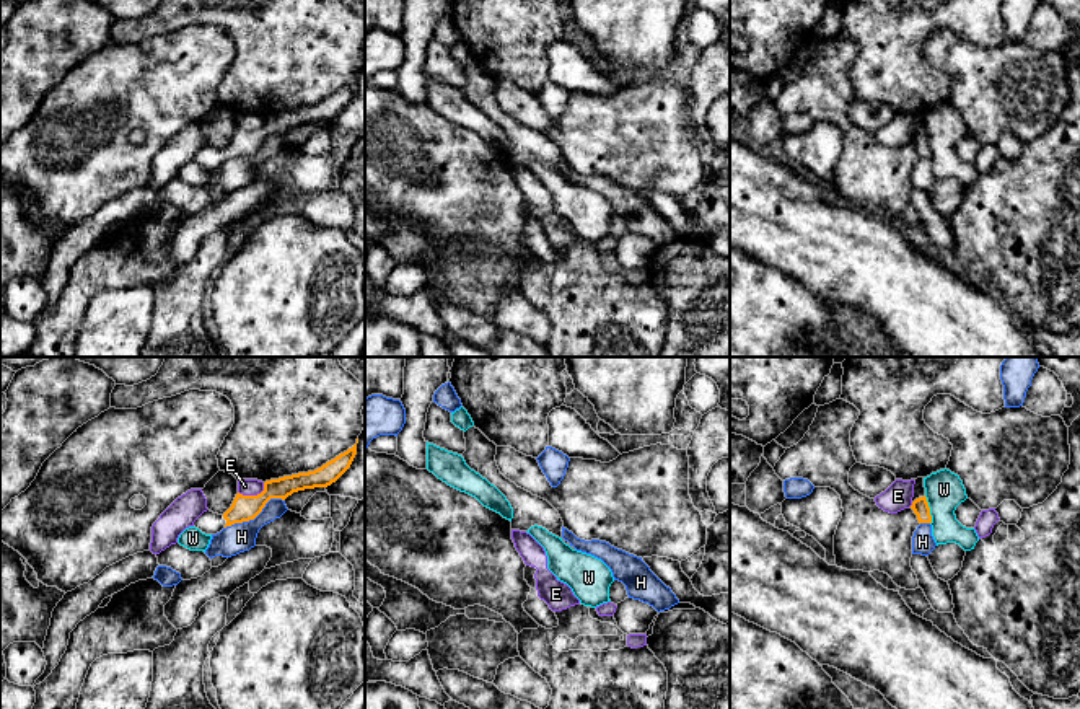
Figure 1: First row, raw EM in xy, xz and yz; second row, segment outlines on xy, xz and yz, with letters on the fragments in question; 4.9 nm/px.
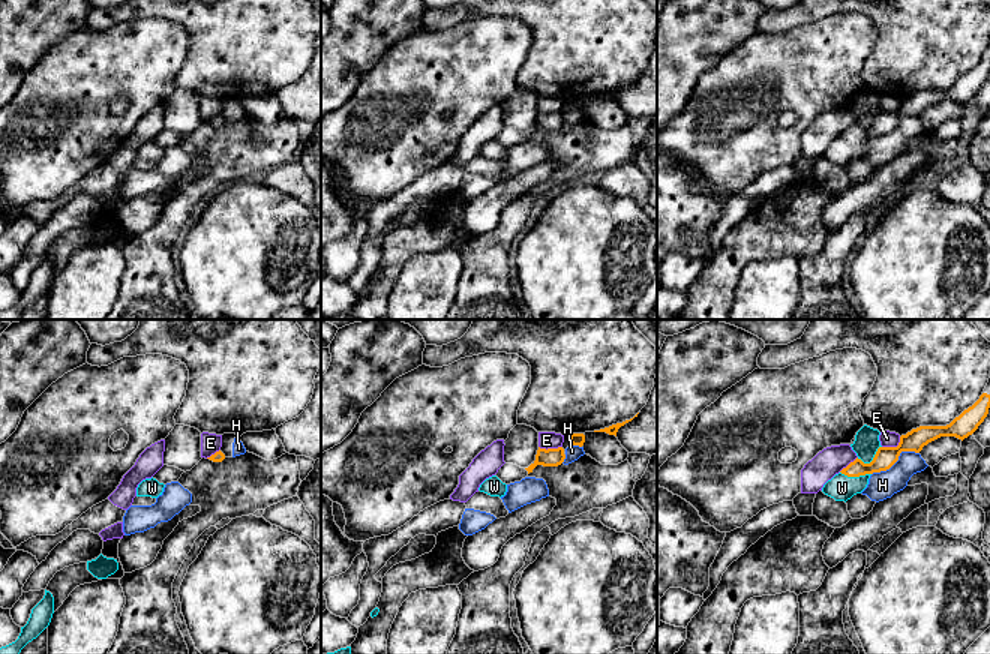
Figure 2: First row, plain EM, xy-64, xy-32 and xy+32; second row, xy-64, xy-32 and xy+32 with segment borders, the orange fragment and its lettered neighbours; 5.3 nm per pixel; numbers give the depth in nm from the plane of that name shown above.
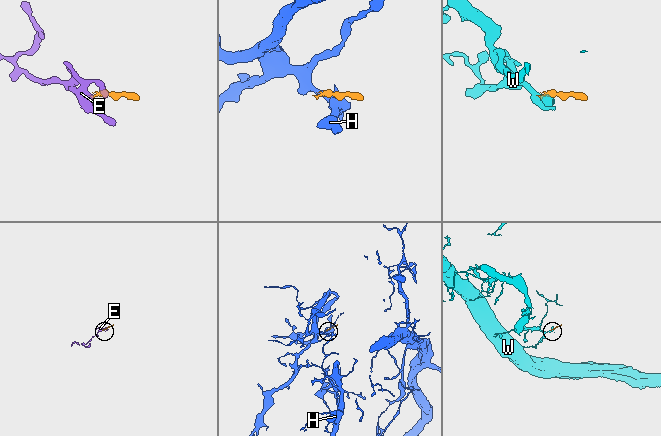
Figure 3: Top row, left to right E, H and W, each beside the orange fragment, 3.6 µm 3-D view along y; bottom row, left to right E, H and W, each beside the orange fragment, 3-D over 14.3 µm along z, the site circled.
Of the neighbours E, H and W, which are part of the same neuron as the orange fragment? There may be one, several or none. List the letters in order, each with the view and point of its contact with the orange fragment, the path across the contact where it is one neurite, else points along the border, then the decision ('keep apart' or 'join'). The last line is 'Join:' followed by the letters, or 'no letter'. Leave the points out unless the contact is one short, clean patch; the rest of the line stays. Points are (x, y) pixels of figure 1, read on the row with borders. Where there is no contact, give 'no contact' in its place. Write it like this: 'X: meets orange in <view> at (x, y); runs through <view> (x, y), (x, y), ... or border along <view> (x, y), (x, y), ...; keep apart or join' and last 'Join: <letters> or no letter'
E: meets orange in xy at (253, 496); keep apart
H: meets orange in xy at (254, 517); border along xy (284, 499), (271, 499), (253, 519), (235, 522), (225, 528); keep apart
W: meets orange in yz at (929, 510); border along yz (924, 496), (929, 506), (930, 524); keep apart
Join: no letter

